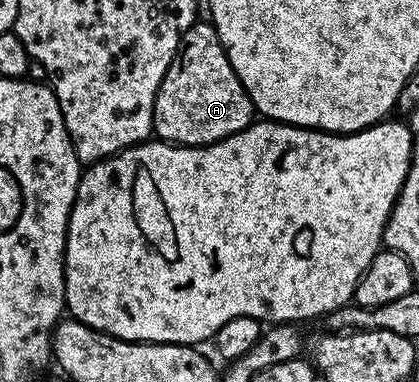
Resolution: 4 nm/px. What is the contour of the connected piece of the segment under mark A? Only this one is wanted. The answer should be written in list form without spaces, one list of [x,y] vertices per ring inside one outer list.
[[[212,21],[194,22],[193,27],[182,36],[177,55],[173,57],[163,76],[163,84],[159,84],[153,109],[153,134],[160,141],[172,142],[179,146],[210,146],[235,132],[246,130],[254,121],[255,111],[251,96],[247,96],[239,76],[235,76],[235,68],[231,68],[231,60],[227,60],[227,52],[215,32]]]

